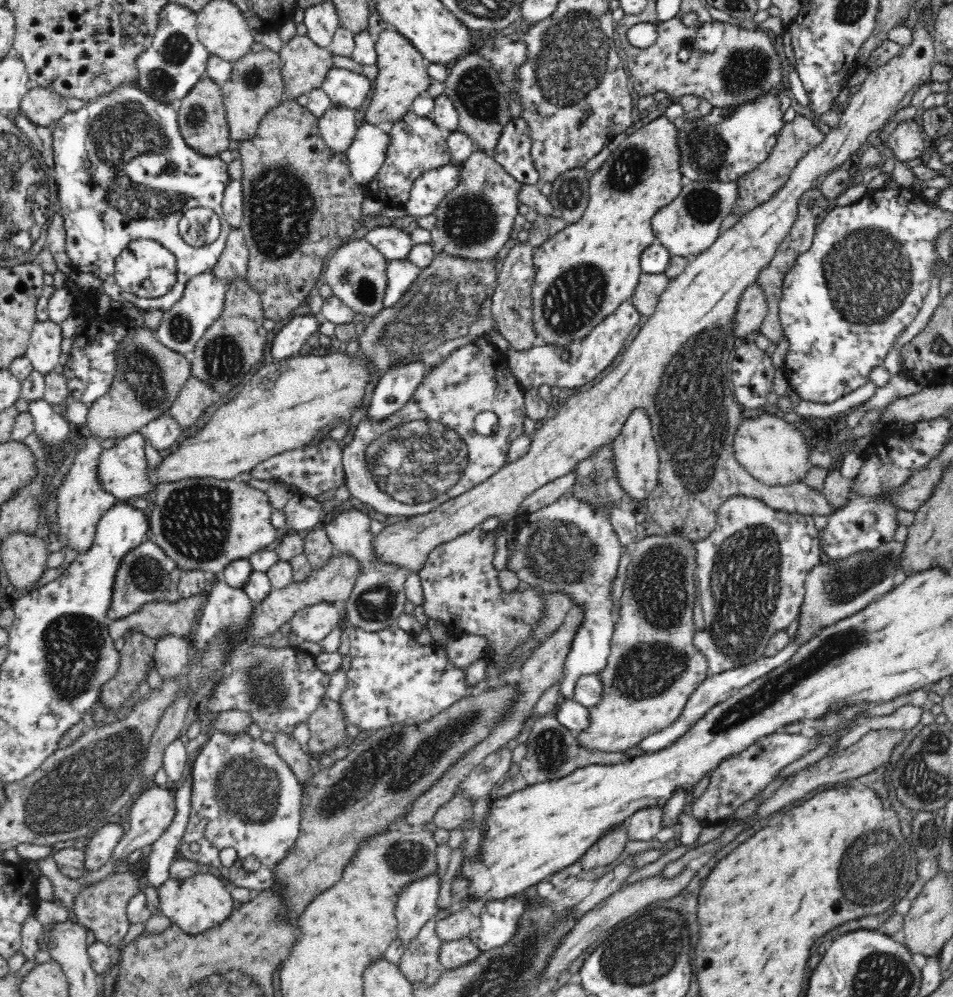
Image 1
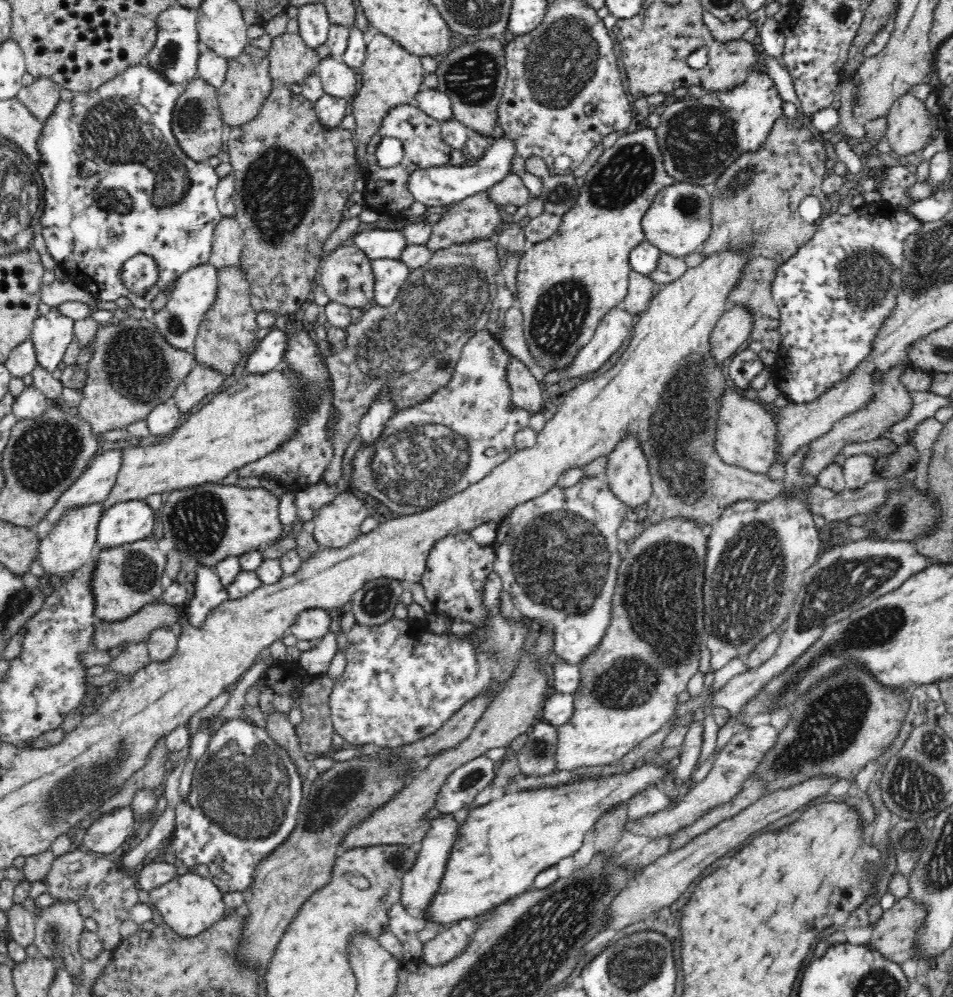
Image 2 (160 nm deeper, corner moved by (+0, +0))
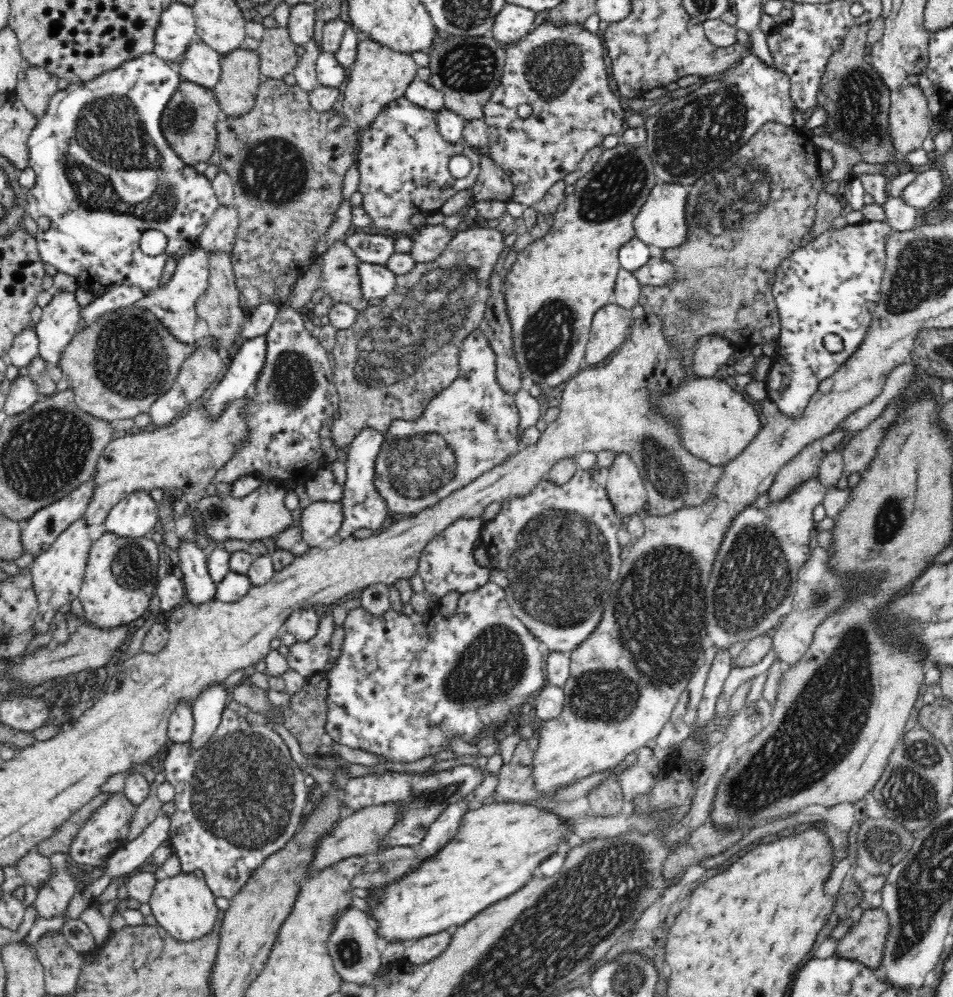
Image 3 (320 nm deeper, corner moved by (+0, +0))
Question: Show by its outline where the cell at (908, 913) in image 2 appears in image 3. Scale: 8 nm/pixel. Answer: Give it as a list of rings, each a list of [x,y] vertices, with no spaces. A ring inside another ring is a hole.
[[[882,907],[862,910],[861,918],[842,938],[835,940],[834,957],[858,961],[869,969],[878,969],[884,938],[890,922]]]

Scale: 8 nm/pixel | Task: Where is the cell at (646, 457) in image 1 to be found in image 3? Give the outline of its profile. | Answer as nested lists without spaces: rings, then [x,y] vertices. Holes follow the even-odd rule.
[[[617,454],[609,467],[606,494],[621,519],[637,515],[647,504],[647,492],[640,471],[628,454]]]

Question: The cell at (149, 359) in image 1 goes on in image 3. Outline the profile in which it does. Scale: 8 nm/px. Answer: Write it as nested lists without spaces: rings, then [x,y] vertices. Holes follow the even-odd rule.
[[[130,305],[100,314],[96,320],[78,329],[62,351],[57,365],[69,380],[69,388],[79,409],[95,418],[115,423],[119,419],[134,419],[140,414],[149,413],[153,402],[166,395],[176,384],[178,370],[186,356],[196,346],[207,342],[208,338],[193,343],[179,341],[150,311]]]

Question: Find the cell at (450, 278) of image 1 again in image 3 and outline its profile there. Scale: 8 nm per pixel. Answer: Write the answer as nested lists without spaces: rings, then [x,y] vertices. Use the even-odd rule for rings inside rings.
[[[497,225],[487,230],[471,229],[465,231],[457,231],[454,236],[446,244],[446,248],[442,254],[433,261],[417,264],[403,275],[396,275],[394,280],[394,290],[379,301],[373,303],[372,306],[366,310],[360,311],[356,322],[346,330],[336,330],[335,336],[338,337],[338,342],[332,344],[332,354],[335,358],[333,373],[336,387],[338,388],[339,395],[339,413],[340,420],[331,421],[332,437],[336,448],[342,449],[349,446],[354,440],[354,437],[366,428],[376,429],[376,431],[385,435],[387,430],[392,426],[392,422],[398,420],[406,420],[407,422],[416,422],[418,418],[422,418],[424,410],[432,398],[439,391],[445,390],[450,383],[458,378],[459,373],[459,350],[461,342],[474,330],[478,329],[483,322],[484,311],[486,310],[486,300],[488,300],[488,288],[490,288],[490,274],[494,270],[495,262],[498,262],[502,250],[504,250],[504,238],[506,234]]]

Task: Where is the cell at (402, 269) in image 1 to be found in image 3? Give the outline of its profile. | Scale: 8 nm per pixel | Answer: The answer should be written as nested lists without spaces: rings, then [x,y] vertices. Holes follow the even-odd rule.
[[[358,262],[356,269],[362,298],[376,302],[394,290],[395,276],[386,265]]]

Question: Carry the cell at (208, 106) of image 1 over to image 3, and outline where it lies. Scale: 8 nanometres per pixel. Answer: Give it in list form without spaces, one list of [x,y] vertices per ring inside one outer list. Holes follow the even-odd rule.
[[[182,80],[172,94],[166,108],[162,110],[160,130],[184,164],[193,167],[199,162],[205,162],[217,150],[216,122],[220,109],[213,89],[194,82]]]

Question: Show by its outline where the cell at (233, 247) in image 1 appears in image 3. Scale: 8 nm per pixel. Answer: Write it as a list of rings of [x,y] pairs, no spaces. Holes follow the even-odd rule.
[[[234,204],[219,205],[206,222],[198,238],[198,246],[208,252],[228,252],[234,246],[239,227],[239,216]]]

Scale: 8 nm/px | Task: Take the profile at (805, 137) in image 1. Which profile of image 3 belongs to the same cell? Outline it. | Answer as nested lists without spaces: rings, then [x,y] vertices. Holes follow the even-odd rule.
[[[767,122],[762,125],[756,134],[744,146],[741,146],[732,156],[723,160],[716,168],[712,168],[710,172],[702,174],[701,178],[692,185],[687,186],[688,196],[686,196],[686,231],[688,236],[680,246],[674,246],[662,250],[660,259],[668,261],[674,265],[675,277],[662,286],[641,285],[638,304],[644,308],[647,318],[658,318],[662,323],[662,335],[666,337],[666,341],[670,341],[670,345],[674,349],[678,349],[680,353],[687,352],[696,347],[699,338],[706,335],[718,335],[728,339],[732,343],[732,347],[736,352],[749,349],[757,344],[766,344],[770,340],[779,338],[781,324],[775,298],[772,289],[768,285],[768,278],[775,274],[775,268],[790,256],[802,244],[804,236],[812,230],[814,218],[816,216],[816,204],[818,198],[818,187],[820,187],[820,171],[818,170],[818,148],[810,137],[802,135],[797,126],[786,126],[779,122]]]

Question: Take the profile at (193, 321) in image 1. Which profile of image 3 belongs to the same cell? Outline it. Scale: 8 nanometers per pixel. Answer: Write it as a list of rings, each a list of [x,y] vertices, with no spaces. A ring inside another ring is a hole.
[[[199,246],[186,250],[177,259],[174,272],[168,282],[160,284],[156,290],[150,294],[146,293],[144,298],[140,298],[133,305],[142,307],[150,311],[158,320],[174,335],[179,341],[193,343],[196,340],[194,326],[196,326],[197,312],[196,301],[202,296],[208,284],[208,253]]]

